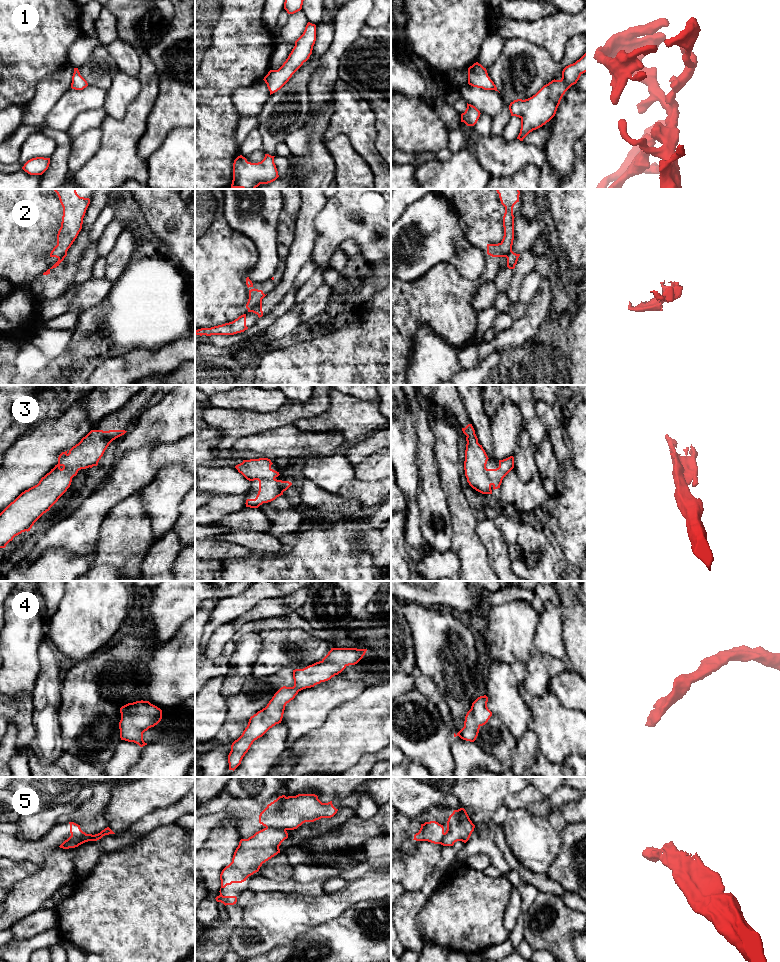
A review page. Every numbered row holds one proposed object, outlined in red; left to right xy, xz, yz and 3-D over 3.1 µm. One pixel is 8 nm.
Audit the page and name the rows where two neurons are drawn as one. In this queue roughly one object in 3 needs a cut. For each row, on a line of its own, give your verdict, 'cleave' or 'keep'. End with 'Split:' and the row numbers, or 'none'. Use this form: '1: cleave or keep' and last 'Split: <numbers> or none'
1: keep
2: cleave
3: keep
4: keep
5: cleave
Split: 2, 5

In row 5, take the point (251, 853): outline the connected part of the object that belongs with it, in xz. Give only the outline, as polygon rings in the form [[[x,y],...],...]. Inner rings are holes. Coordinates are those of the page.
[[[264,828],[248,839],[241,839],[236,848],[232,862],[221,874],[220,895],[215,899],[226,905],[234,905],[236,896],[223,896],[221,889],[232,883],[242,883],[258,872],[263,863],[280,853],[279,846],[288,838],[286,830]]]

